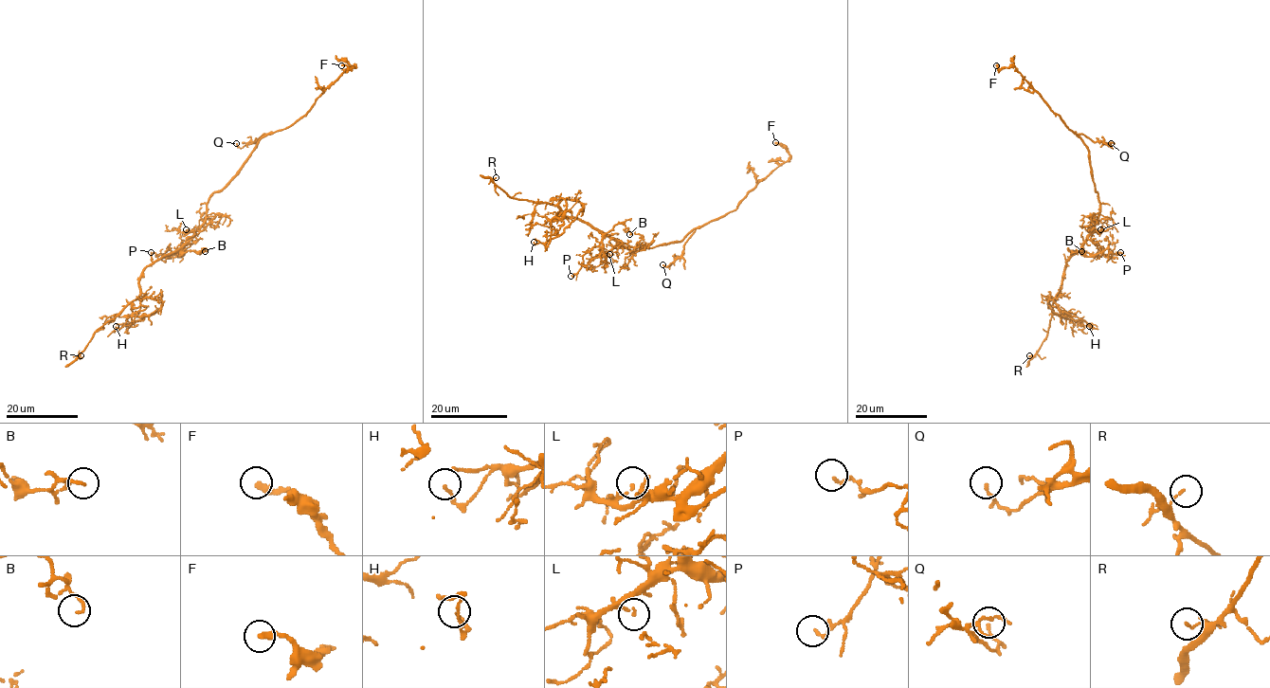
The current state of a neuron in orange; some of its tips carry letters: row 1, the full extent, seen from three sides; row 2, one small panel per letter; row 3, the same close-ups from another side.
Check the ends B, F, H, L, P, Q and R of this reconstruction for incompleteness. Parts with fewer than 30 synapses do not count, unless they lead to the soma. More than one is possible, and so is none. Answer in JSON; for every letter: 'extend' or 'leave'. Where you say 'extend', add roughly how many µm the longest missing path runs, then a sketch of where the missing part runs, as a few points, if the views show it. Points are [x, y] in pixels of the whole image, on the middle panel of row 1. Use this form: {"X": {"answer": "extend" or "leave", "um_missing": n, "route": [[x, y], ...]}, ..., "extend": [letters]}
{"B": {"answer": "leave"}, "F": {"answer": "leave"}, "H": {"answer": "leave"}, "L": {"answer": "leave"}, "P": {"answer": "leave"}, "Q": {"answer": "leave"}, "R": {"answer": "leave"}, "extend": []}

